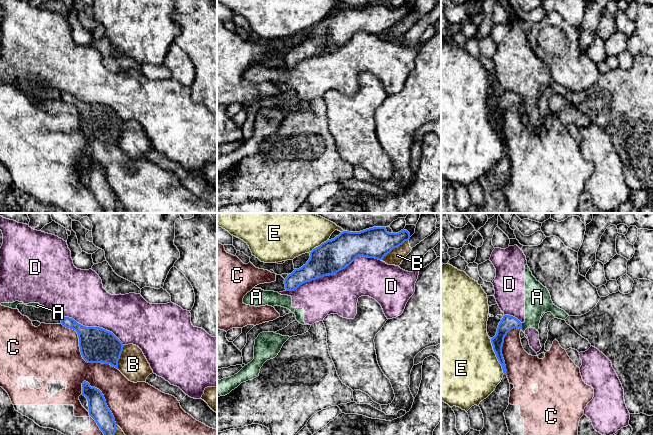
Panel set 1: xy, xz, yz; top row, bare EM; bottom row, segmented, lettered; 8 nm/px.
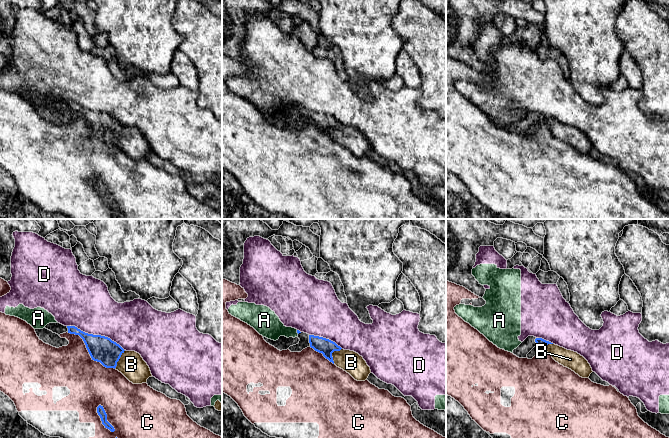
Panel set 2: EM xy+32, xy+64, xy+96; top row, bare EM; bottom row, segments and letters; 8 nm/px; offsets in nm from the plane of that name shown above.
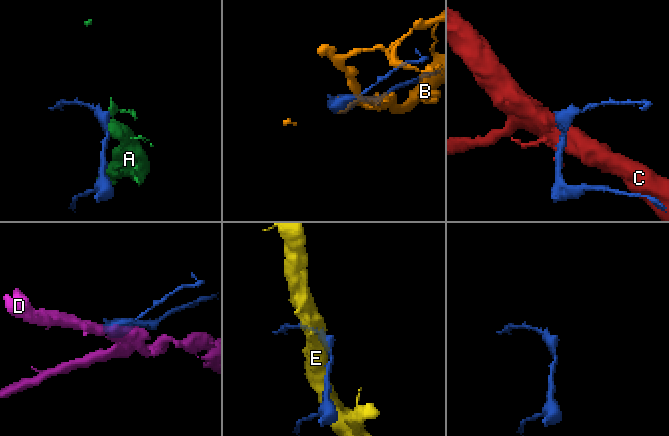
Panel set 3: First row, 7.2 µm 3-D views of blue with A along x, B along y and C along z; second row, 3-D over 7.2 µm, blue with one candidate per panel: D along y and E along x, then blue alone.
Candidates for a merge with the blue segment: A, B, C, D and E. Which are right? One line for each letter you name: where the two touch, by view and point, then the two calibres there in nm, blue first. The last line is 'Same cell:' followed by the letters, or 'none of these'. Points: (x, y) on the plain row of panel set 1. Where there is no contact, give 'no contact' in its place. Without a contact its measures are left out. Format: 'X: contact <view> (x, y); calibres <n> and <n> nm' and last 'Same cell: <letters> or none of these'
Same cell: none of these

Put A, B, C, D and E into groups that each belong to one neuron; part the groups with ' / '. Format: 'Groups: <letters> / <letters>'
Groups: A D / B / C / E

